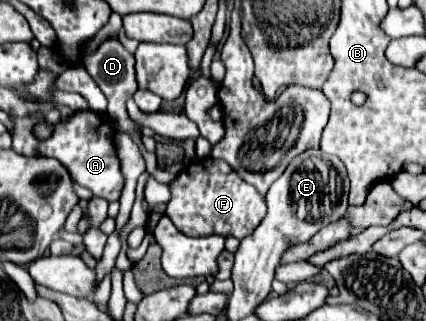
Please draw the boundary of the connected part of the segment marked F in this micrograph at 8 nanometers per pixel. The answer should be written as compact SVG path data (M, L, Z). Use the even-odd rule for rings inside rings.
M202 158L188 164L170 184L170 200L166 208L168 218L186 236L222 234L238 240L246 238L266 216L266 202L254 186L246 184L230 166L220 158Z

